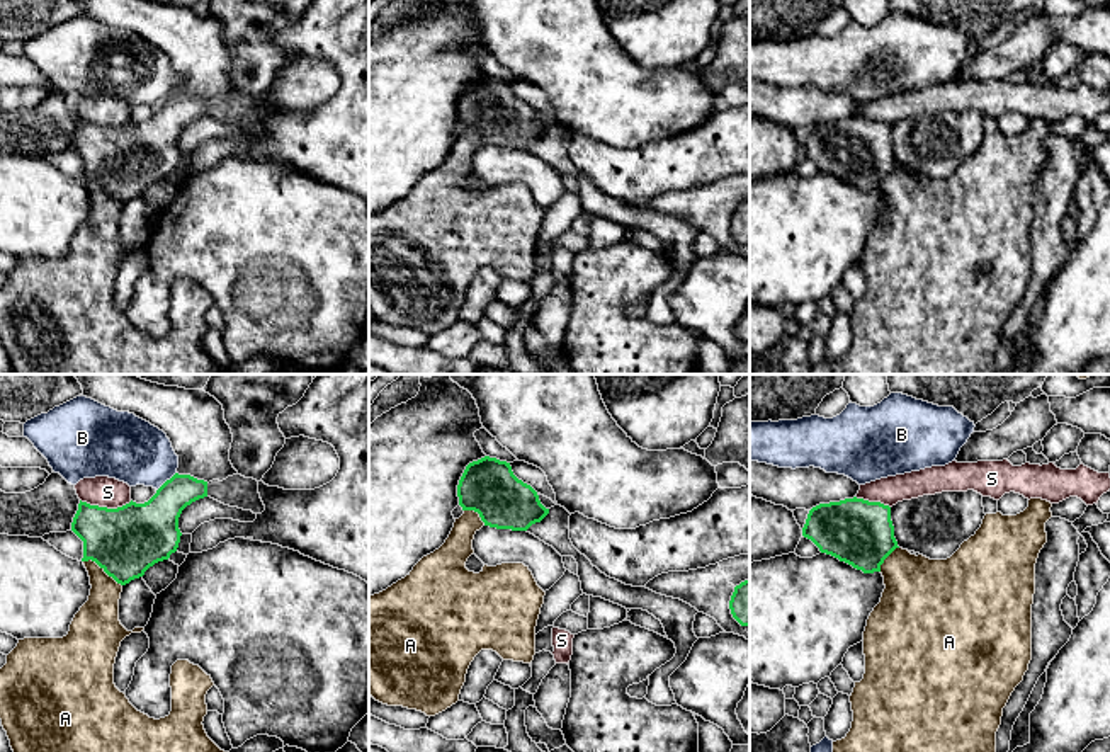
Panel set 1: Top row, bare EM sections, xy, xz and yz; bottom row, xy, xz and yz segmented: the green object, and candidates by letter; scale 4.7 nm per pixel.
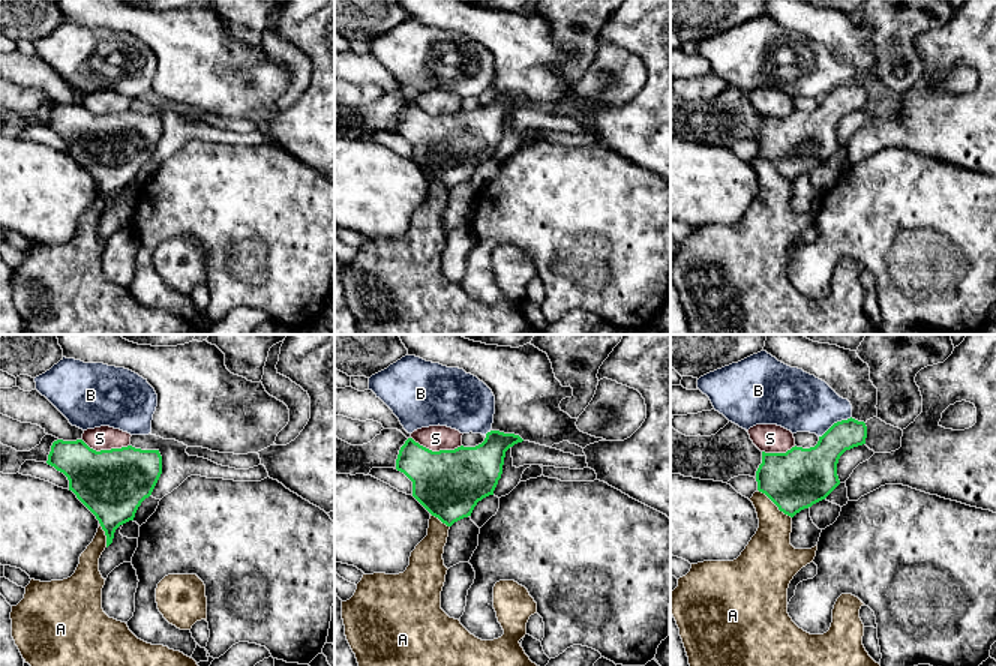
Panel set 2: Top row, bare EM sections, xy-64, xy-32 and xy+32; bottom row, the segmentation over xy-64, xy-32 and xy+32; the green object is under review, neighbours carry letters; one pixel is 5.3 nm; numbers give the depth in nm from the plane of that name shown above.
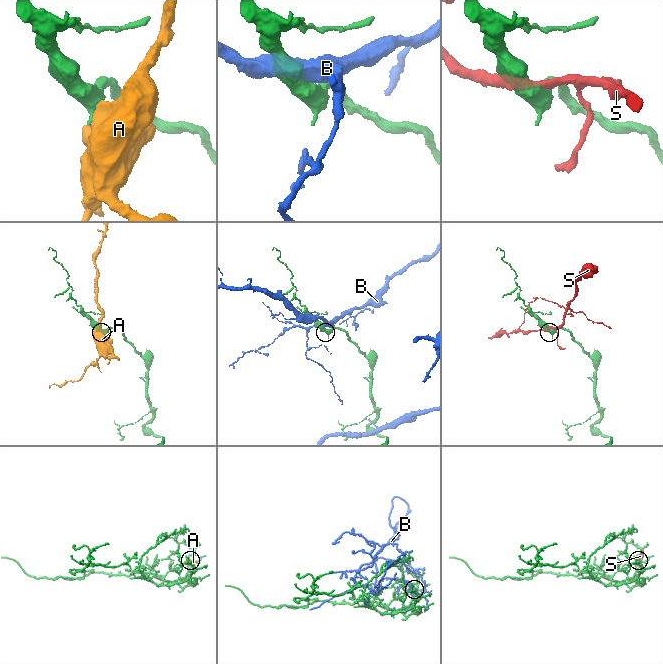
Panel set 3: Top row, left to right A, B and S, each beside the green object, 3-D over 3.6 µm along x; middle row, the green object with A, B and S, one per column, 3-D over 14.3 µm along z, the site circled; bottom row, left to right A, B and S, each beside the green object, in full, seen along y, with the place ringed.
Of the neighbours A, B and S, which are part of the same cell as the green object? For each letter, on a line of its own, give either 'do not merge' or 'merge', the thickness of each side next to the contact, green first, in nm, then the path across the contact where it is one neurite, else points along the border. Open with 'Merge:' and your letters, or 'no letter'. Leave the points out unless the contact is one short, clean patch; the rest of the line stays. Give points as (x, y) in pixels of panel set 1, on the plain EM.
Merge: no letter
A: do not merge; calibres 320 and 200 nm; border xy (84, 179), (94, 179), (121, 205)
B: do not merge; calibres 280 and 300 nm
S: do not merge; calibres 320 and 140 nm

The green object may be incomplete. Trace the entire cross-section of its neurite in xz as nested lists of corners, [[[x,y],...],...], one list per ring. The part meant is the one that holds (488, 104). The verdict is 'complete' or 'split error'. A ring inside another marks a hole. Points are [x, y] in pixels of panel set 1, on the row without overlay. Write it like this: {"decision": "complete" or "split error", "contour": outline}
{"decision": "complete", "contour": [[[484,75],[466,85],[457,104],[462,129],[479,133],[484,145],[527,150],[547,133],[537,111],[518,99],[510,82]]]}

